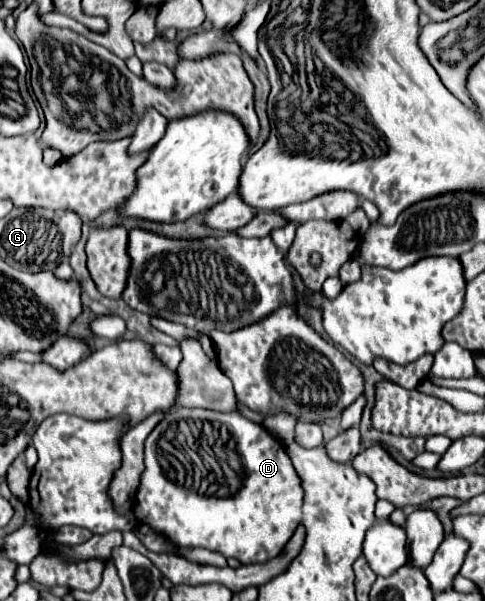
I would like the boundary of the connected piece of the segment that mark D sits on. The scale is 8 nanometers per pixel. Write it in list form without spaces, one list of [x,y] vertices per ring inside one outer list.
[[[175,408],[163,416],[163,420],[153,428],[145,442],[145,470],[141,472],[139,488],[135,494],[135,506],[133,514],[139,524],[147,524],[155,534],[167,538],[171,546],[181,546],[181,548],[205,548],[213,550],[219,554],[225,554],[225,558],[235,558],[241,564],[257,564],[257,562],[267,562],[281,554],[289,538],[293,536],[297,524],[301,524],[301,506],[303,506],[303,488],[297,472],[293,470],[291,458],[287,454],[287,448],[283,442],[275,442],[273,434],[265,430],[263,426],[247,420],[241,414],[235,412],[215,412],[215,410],[205,410],[205,408]]]

